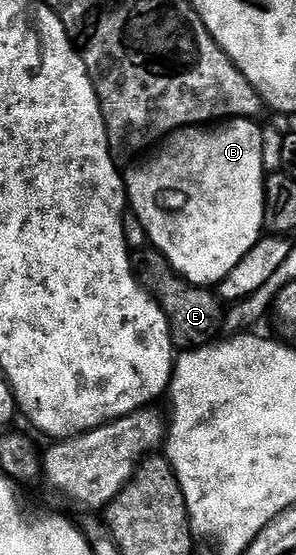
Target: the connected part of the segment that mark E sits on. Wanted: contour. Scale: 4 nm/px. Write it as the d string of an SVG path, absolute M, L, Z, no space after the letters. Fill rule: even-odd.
M146 250L137 257L136 268L143 288L164 310L175 345L179 349L202 348L217 341L224 328L224 304L209 287L190 284L157 250ZM143 255L143 256L142 256ZM211 292L211 293L210 293ZM218 331L220 333L218 333Z

